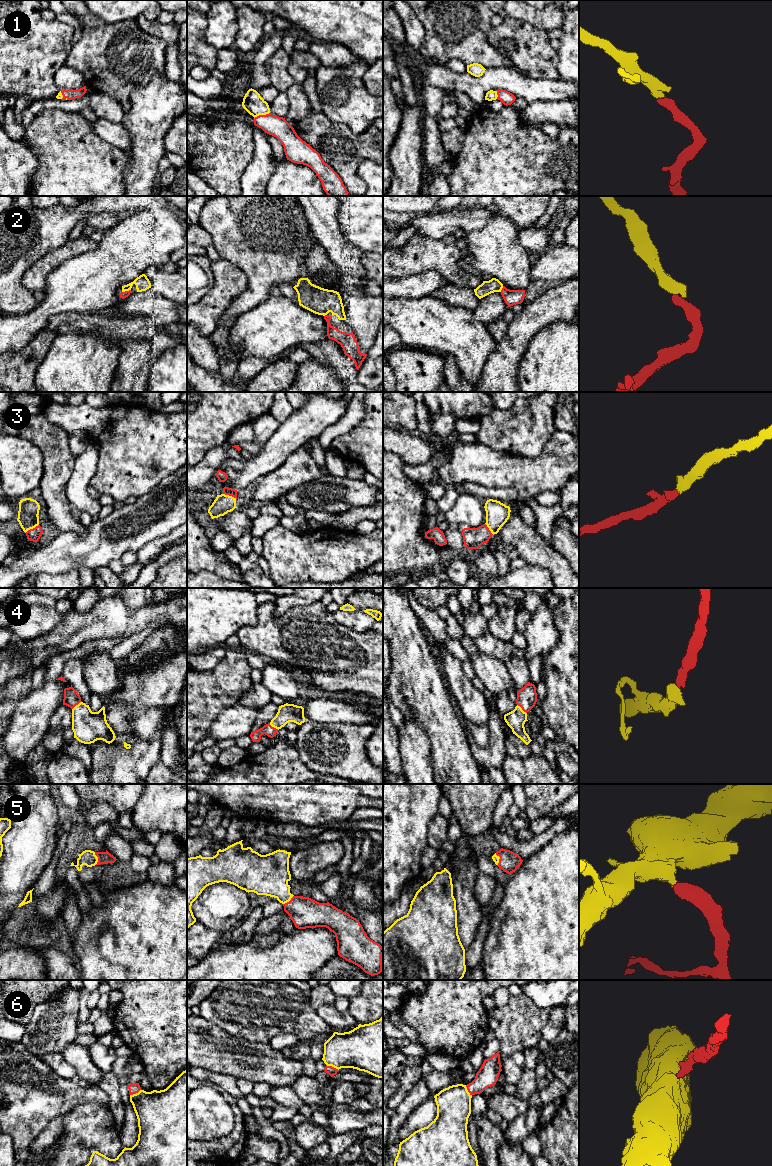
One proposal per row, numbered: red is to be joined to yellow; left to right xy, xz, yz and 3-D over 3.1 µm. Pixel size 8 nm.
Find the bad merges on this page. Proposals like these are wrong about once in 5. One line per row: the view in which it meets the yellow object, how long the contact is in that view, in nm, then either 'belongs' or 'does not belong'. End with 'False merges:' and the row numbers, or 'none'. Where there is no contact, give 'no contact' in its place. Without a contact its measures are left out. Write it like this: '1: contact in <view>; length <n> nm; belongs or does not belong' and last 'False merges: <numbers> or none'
1: contact in xz; length 130 nm; belongs
2: contact in xy; length 80 nm; belongs
3: contact in xy; length 130 nm; belongs
4: contact in yz; length 110 nm; belongs
5: contact in xy; length 110 nm; belongs
6: contact in xz; length 110 nm; belongs
False merges: none

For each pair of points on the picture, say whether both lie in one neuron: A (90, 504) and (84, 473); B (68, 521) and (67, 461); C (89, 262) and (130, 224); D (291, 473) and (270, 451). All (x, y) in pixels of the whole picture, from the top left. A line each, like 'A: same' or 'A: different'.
A: same
B: same
C: same
D: different

